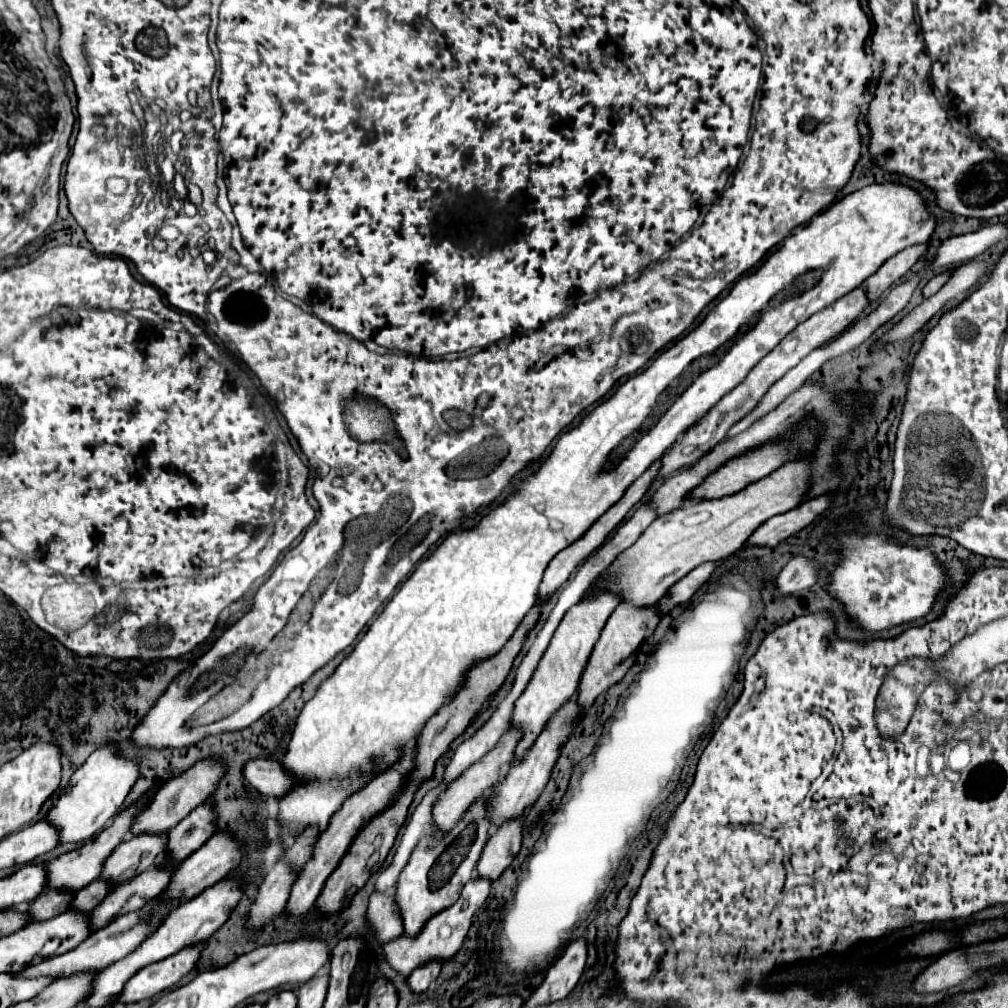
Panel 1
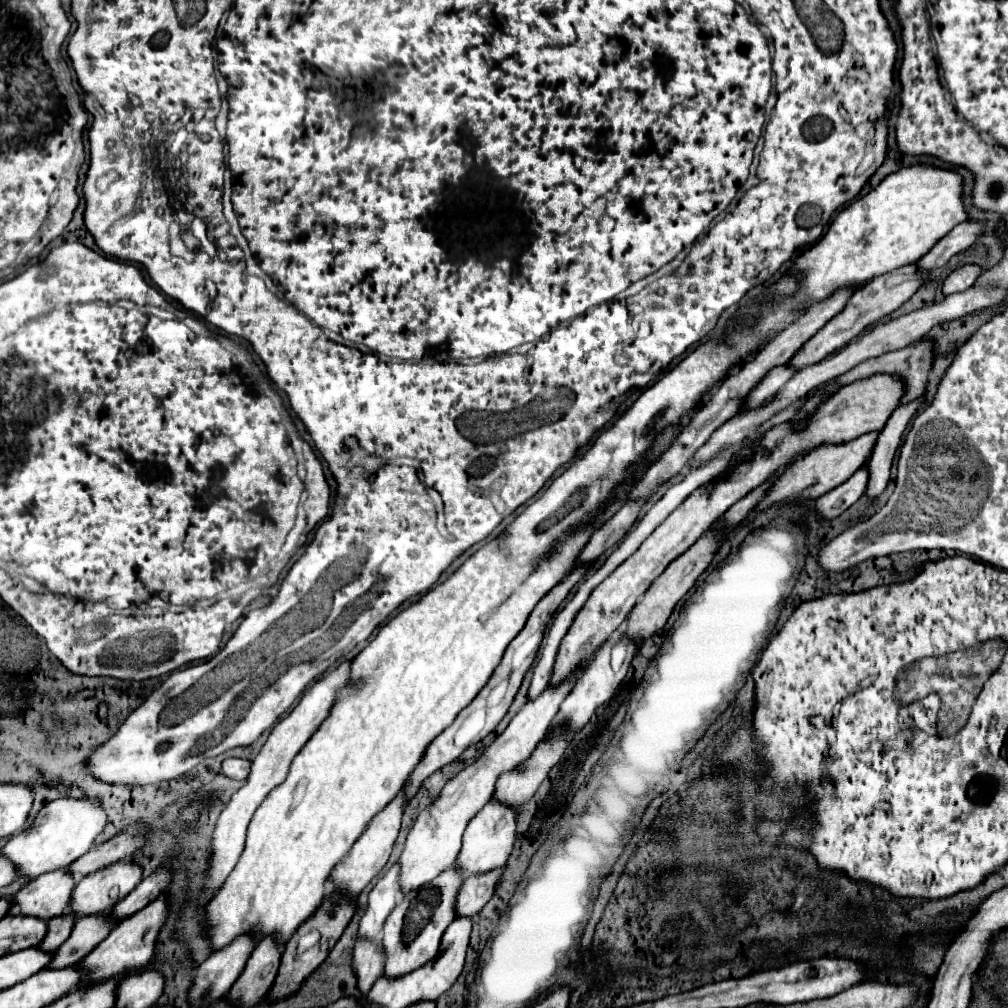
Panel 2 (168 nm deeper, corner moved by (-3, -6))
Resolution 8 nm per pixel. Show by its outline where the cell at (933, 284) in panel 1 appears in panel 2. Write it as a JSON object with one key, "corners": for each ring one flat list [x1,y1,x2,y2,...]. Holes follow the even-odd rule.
{"corners":[[966,264,966,266,954,270,954,272,946,278,942,292,944,292,946,296,948,296,948,294,954,294,954,292,964,292,966,288,970,288,970,286,978,280,980,274,982,274,982,266,978,266,978,264]]}

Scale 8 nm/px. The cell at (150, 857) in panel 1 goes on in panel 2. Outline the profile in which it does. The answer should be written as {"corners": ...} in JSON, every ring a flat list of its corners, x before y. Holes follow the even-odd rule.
{"corners":[[134,862,112,864,94,872,92,876,84,876,72,892,70,912,74,916,102,914,112,908,112,904,124,900,124,896,128,896,128,892,136,888,140,880,142,870]]}

